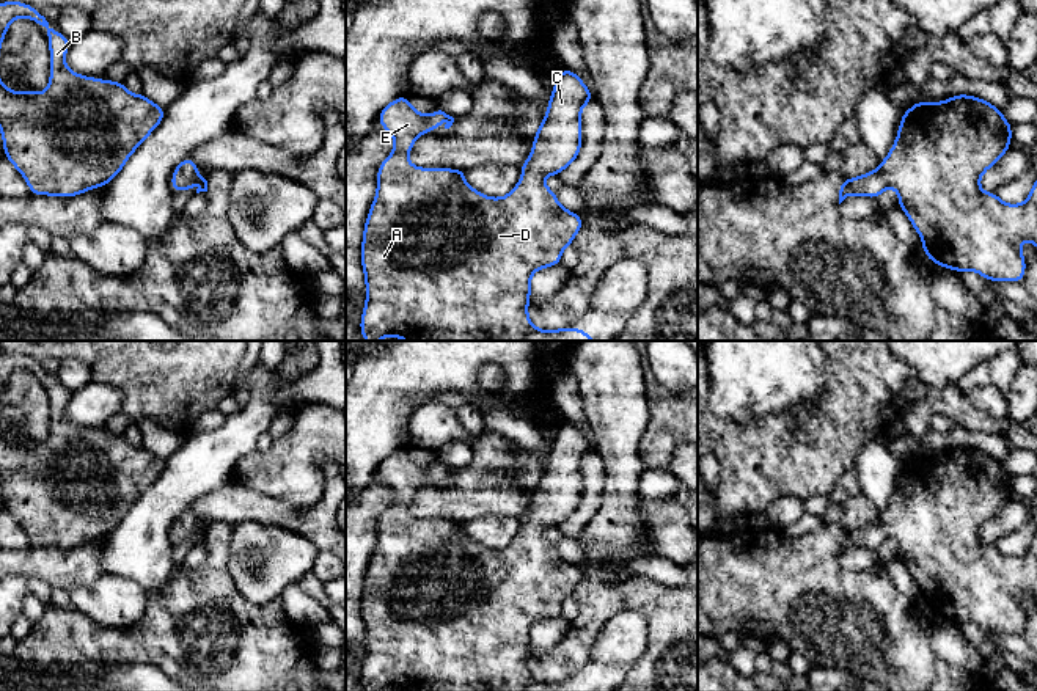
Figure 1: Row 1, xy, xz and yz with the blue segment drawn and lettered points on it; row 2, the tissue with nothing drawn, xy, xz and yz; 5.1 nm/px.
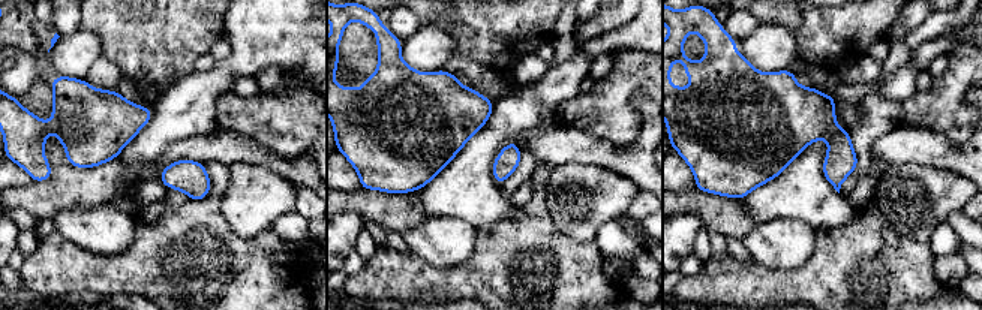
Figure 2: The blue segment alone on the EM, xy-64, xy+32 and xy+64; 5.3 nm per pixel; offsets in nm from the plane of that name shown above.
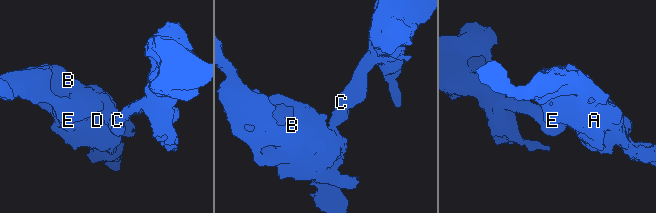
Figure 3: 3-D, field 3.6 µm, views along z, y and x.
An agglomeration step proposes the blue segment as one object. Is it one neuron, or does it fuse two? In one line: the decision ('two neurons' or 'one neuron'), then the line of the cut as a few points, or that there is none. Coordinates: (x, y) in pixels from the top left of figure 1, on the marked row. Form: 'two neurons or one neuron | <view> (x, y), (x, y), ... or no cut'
one neuron | no cut

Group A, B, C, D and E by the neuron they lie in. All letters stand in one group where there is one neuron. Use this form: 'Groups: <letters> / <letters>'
Groups: A B C D E

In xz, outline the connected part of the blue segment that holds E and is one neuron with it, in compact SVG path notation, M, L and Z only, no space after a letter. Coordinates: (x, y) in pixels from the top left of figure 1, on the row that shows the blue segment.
M561 69L531 154L520 165L523 176L503 198L489 198L470 187L465 170L418 168L409 162L416 138L435 132L442 118L449 129L453 116L442 110L421 115L405 94L383 107L377 121L391 133L394 151L379 166L377 192L363 231L366 305L360 331L366 341L595 341L581 327L545 331L528 317L533 273L559 265L564 248L583 228L581 217L566 210L542 181L561 174L578 157L580 115L591 101L584 82Z

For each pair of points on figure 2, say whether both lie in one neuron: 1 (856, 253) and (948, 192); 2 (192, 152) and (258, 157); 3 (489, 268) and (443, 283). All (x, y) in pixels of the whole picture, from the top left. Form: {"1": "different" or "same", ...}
{"1": "different", "2": "same", "3": "same"}

